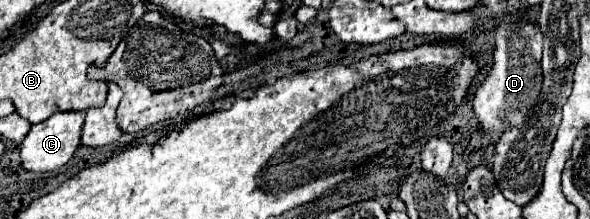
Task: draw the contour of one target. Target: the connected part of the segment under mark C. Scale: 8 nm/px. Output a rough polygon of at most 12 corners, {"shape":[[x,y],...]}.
{"shape":[[83,112],[33,124],[21,144],[23,168],[51,172],[81,142]]}

